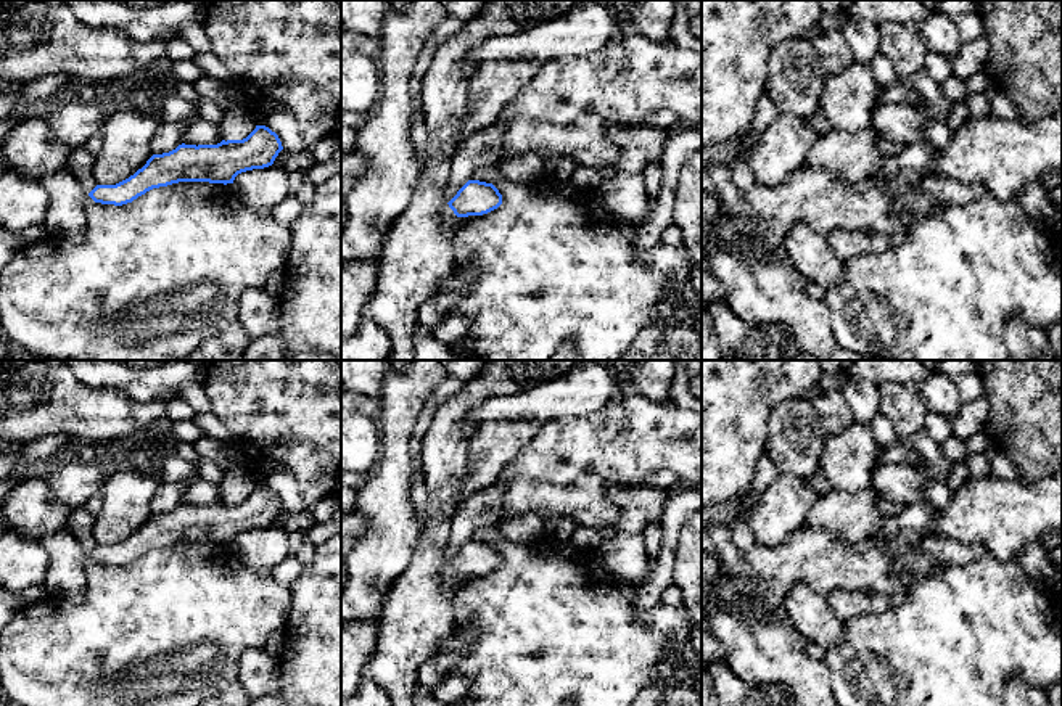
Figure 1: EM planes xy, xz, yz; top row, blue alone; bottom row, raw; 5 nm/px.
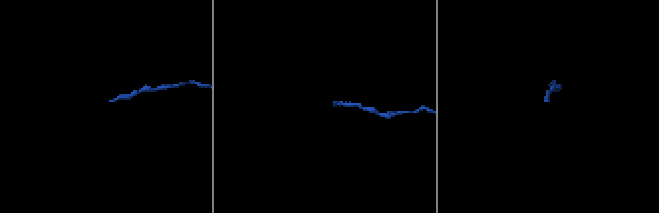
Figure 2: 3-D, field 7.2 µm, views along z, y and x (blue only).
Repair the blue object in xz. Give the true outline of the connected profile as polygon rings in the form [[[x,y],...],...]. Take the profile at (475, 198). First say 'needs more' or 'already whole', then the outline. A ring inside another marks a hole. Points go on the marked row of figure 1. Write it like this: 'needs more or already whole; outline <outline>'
needs more; outline [[[486,0],[480,16],[463,24],[434,53],[422,79],[426,162],[405,209],[386,232],[377,289],[362,310],[362,318],[388,333],[388,360],[415,360],[417,312],[452,272],[452,238],[459,219],[483,215],[502,204],[499,190],[480,180],[468,180],[451,201],[446,199],[451,162],[462,142],[460,129],[468,113],[473,68],[463,63],[465,56],[494,35],[515,35],[570,11],[576,3],[578,0]]]

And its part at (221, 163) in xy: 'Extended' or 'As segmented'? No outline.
As segmented

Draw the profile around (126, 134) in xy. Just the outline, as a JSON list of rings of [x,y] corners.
[[[126,106],[105,119],[103,148],[92,167],[98,185],[116,185],[153,156],[150,143],[158,130],[159,116]]]

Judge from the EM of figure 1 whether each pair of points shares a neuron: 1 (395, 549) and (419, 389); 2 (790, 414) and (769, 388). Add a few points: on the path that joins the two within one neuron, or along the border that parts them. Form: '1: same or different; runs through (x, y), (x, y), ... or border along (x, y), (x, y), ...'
1: same; runs through (395, 508), (396, 430)
2: different; border along (797, 396), (781, 402), (773, 410), (766, 436)

